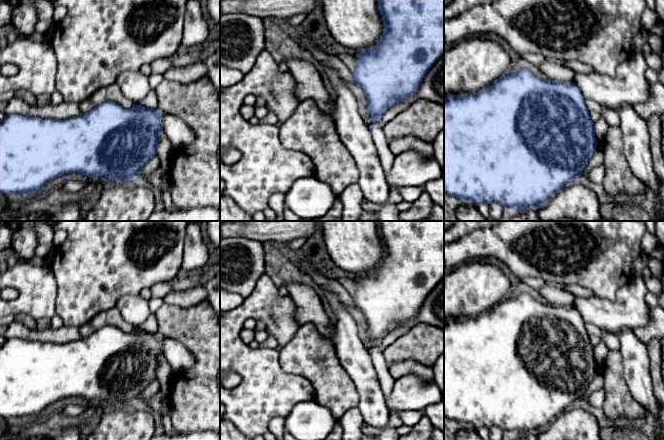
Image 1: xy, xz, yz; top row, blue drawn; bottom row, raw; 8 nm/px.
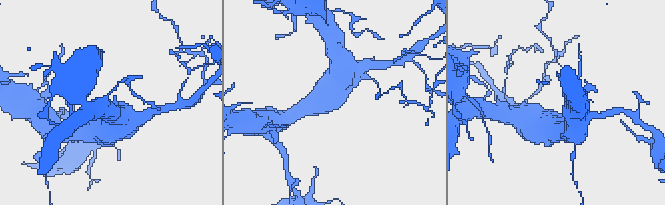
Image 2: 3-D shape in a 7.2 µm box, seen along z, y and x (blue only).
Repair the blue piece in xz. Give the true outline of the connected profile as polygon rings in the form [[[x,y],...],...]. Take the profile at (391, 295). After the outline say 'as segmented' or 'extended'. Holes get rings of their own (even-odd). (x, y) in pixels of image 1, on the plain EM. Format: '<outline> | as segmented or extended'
[[[377,221],[384,246],[384,256],[378,267],[362,273],[353,296],[354,307],[366,318],[373,347],[369,350],[385,398],[395,379],[391,376],[380,350],[384,337],[419,313],[423,302],[444,277],[444,221]]] | extended

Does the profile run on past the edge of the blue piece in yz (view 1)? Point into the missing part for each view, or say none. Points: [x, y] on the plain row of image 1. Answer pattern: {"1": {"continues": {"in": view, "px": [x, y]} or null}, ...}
{"1": {"continues": null}}

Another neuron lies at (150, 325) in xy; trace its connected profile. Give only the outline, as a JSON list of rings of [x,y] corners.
[[[152,312],[149,315],[149,317],[147,318],[147,320],[145,322],[143,322],[141,325],[135,327],[135,329],[142,329],[145,332],[156,333],[158,330],[158,321],[157,321],[157,318],[156,318],[154,312]]]

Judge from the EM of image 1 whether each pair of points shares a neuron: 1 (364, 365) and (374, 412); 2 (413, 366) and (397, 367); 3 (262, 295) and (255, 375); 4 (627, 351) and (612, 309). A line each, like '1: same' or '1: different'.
1: same
2: same
3: same
4: different

